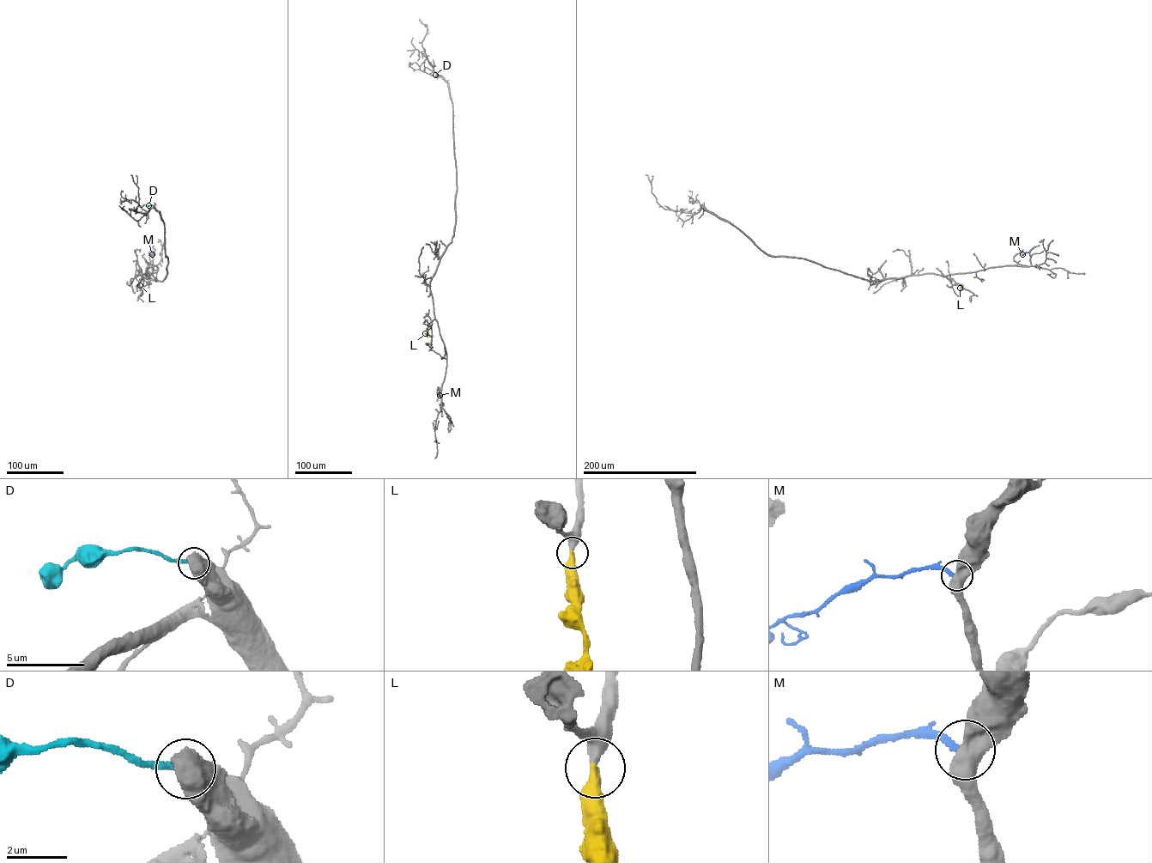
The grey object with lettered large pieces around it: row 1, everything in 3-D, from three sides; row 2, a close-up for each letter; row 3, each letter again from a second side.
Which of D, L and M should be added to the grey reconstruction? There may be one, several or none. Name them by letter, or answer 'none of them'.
L

